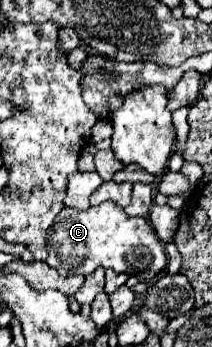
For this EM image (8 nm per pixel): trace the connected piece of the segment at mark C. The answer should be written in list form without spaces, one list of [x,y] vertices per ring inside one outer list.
[[[105,201],[97,207],[89,207],[87,211],[63,207],[47,231],[47,251],[47,263],[63,277],[89,275],[97,265],[101,265],[119,273],[137,275],[139,281],[151,281],[165,271],[167,265],[165,243],[159,241],[147,219],[127,217],[123,207],[115,205],[115,201]]]

